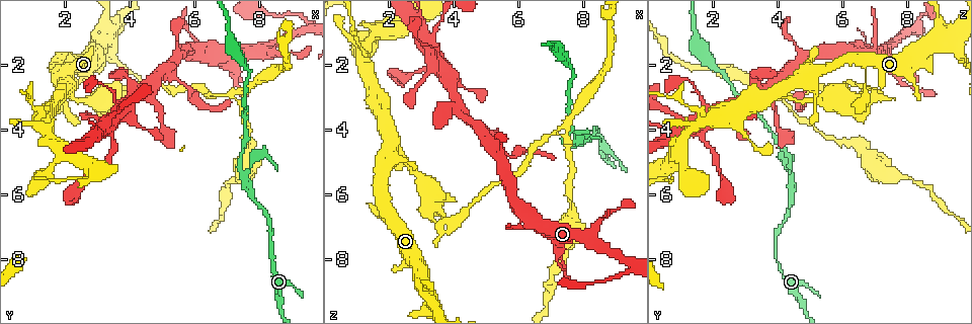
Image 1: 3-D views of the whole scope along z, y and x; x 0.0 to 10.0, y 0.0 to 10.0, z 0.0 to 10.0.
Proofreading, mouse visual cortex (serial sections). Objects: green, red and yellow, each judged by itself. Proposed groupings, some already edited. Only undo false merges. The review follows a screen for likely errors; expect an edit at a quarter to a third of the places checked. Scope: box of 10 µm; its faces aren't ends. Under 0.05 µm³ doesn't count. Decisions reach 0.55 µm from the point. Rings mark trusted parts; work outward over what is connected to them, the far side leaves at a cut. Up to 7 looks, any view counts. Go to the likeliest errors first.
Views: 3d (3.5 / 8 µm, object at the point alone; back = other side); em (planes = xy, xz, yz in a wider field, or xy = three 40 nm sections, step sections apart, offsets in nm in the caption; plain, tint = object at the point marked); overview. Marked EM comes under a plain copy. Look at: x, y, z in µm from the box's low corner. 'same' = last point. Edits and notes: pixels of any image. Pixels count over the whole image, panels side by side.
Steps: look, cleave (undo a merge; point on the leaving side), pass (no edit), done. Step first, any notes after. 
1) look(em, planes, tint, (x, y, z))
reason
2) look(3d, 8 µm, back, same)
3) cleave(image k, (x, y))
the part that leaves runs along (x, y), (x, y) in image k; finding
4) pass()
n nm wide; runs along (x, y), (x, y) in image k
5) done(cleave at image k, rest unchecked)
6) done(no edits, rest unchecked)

look(3d, 8 µm, (7.50, 5.45, 4.50))

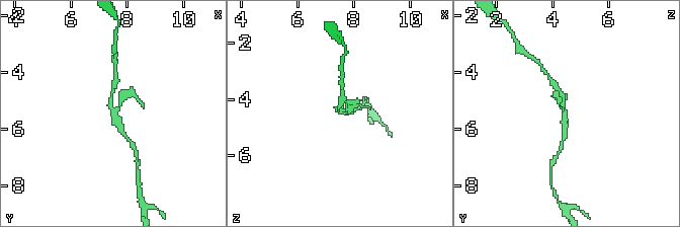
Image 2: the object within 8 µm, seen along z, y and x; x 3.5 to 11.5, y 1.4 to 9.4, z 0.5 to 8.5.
look(em, xy, step 2, tint, same)
now the EM

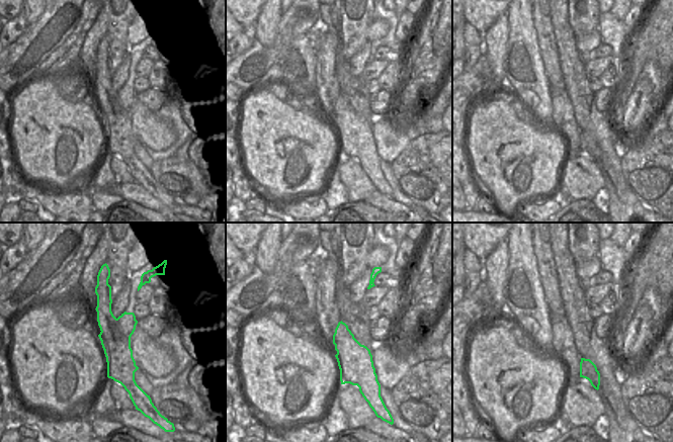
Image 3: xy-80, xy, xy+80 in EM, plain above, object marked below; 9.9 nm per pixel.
cleave(image 2, (123, 92))
the part that leaves runs along (117, 110), (125, 95), (134, 95), (143, 107) in image 2; a second cell is stuck on

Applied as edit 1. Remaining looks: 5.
look(overview)

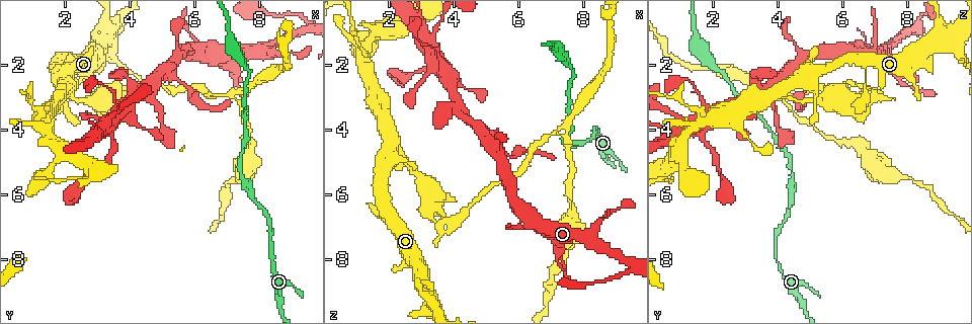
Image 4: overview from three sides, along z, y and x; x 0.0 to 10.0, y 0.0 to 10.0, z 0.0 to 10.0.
look(3d, 8 µm, (2.10, 2.85, 4.20))
abrupt turn

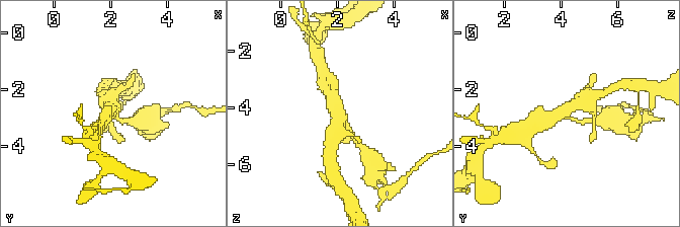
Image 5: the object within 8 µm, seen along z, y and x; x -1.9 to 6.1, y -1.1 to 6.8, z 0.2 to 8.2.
look(3d, 3.5 µm, same)

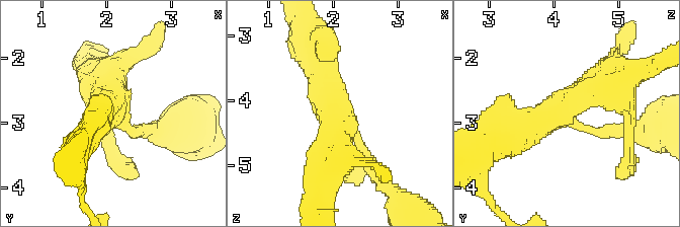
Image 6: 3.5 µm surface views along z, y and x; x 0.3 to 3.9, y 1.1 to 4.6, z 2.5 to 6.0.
look(em, planes, tint, (2.10, 2.85, 4.20))
3 arms; arms of 150, 400, 500 nm; now the EM

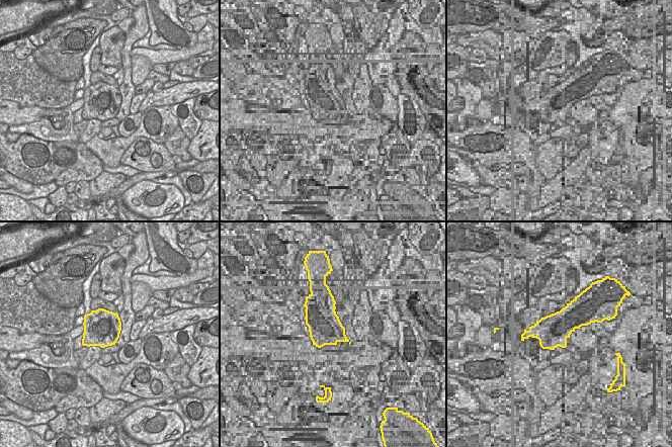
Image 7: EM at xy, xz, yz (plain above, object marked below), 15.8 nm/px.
pass()
runs along (96, 82), (140, 132) in image 6; continuous, no second cell

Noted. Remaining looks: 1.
done(cleave at image 2, rest unchecked)

